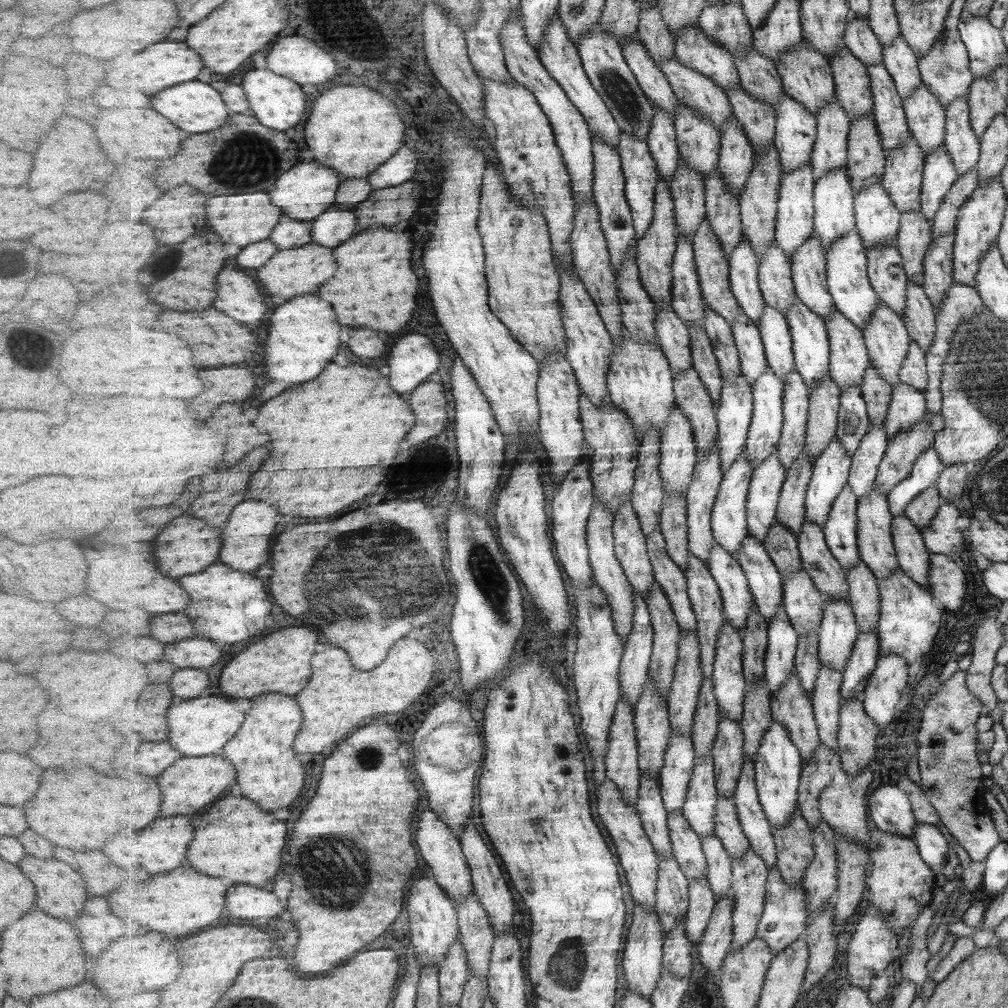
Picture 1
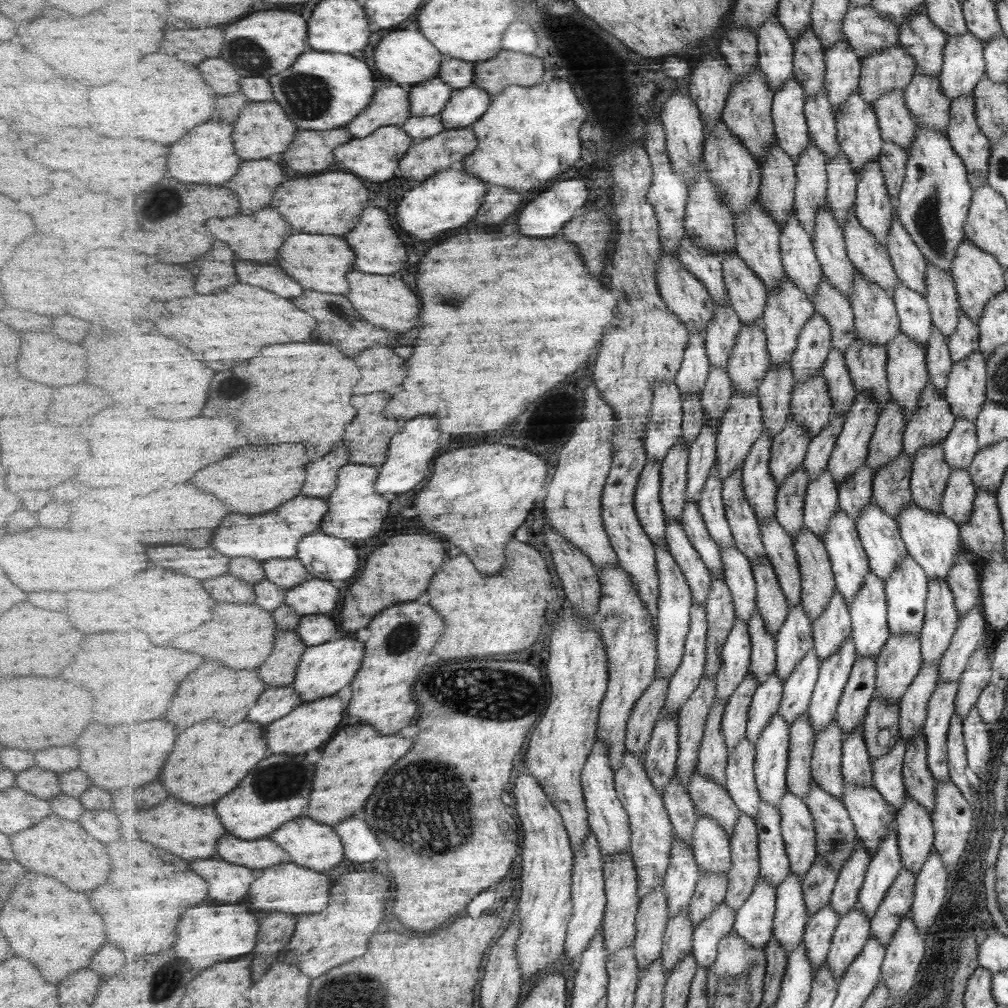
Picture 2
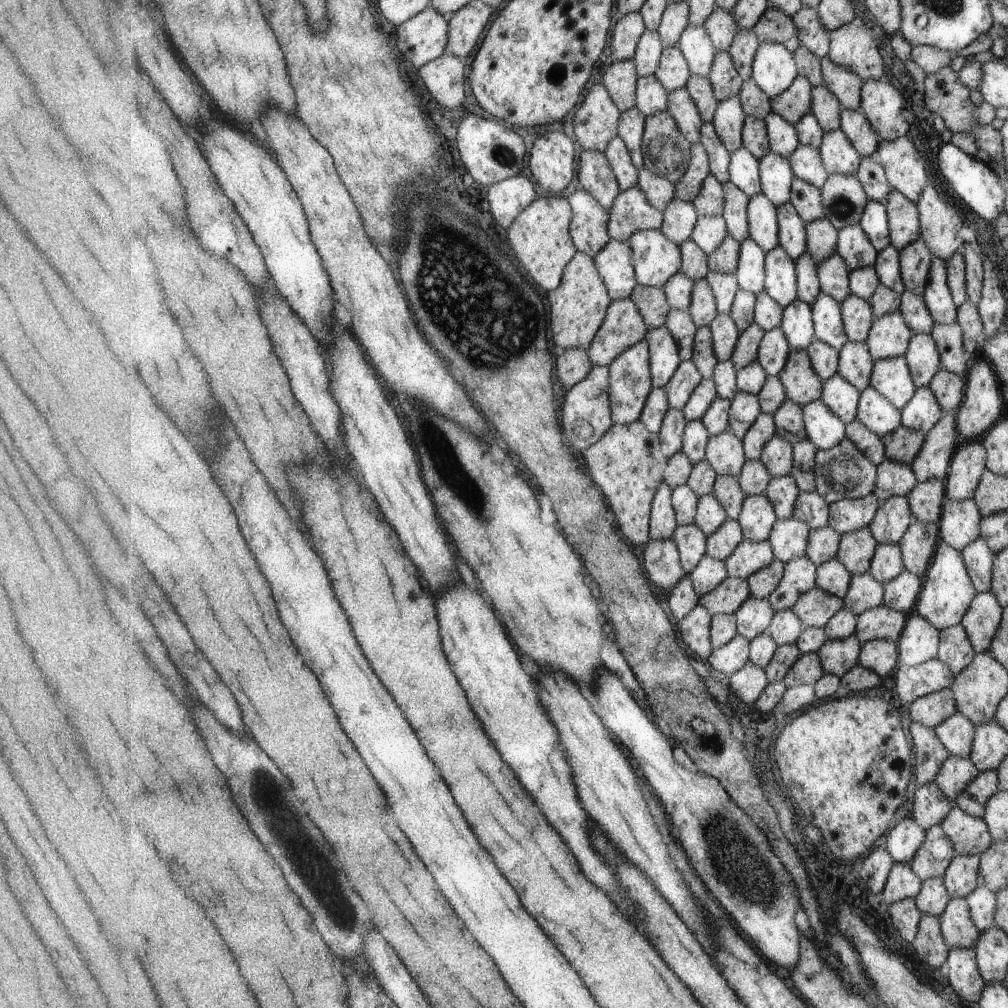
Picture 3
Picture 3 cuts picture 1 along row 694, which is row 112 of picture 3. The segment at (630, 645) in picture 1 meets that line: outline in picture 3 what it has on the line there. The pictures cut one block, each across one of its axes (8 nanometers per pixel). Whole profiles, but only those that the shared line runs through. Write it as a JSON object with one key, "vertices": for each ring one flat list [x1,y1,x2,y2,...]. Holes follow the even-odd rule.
{"vertices":[[636,106,622,111,619,125,619,136,626,141,632,161,641,170,645,166,643,137,646,127,646,116]]}

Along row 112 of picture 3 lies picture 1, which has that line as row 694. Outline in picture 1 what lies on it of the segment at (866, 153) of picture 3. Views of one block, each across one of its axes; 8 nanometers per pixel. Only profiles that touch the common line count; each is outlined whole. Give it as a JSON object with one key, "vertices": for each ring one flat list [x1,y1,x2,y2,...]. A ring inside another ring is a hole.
{"vertices":[[866,630,860,632,858,642,847,668,844,670,842,682,842,695,845,700,850,698,863,699,867,683,876,669,880,654,880,642,877,632]]}

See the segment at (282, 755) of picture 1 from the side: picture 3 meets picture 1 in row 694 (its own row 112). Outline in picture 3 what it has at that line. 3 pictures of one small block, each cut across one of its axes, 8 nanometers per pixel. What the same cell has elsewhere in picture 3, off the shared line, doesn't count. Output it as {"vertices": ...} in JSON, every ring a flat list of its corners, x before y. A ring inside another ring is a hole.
{"vertices":[[267,108,267,112,261,114,261,126,268,138,270,151,276,159,279,158,279,166,287,172,306,209,312,239,333,285,334,300,353,314,351,328,363,344,367,356,371,356,373,366,385,380,389,380,387,384,391,388,407,392,407,396,427,400,431,408,443,412,443,416,451,416,455,422,471,428,479,436,491,432,463,386,451,376,447,362,437,354,417,326,399,280,365,232,359,209,354,197,341,182,333,155,313,138,309,128,297,116,287,114,281,108]]}

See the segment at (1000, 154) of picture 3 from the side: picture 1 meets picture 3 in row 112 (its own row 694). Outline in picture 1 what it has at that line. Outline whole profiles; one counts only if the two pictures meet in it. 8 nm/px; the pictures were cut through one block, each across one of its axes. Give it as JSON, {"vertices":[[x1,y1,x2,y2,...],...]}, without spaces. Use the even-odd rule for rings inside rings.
{"vertices":[[958,670,942,685,939,684,933,689,931,698,923,709,922,727,918,734,920,785,938,810,950,834,970,854,973,862,982,864,986,861,989,852,1002,841,982,797,985,792,989,792,989,789,983,785,985,777,981,774,982,763,977,756,977,735,980,733,977,721,985,713,983,705,982,700,967,688,966,673]]}

